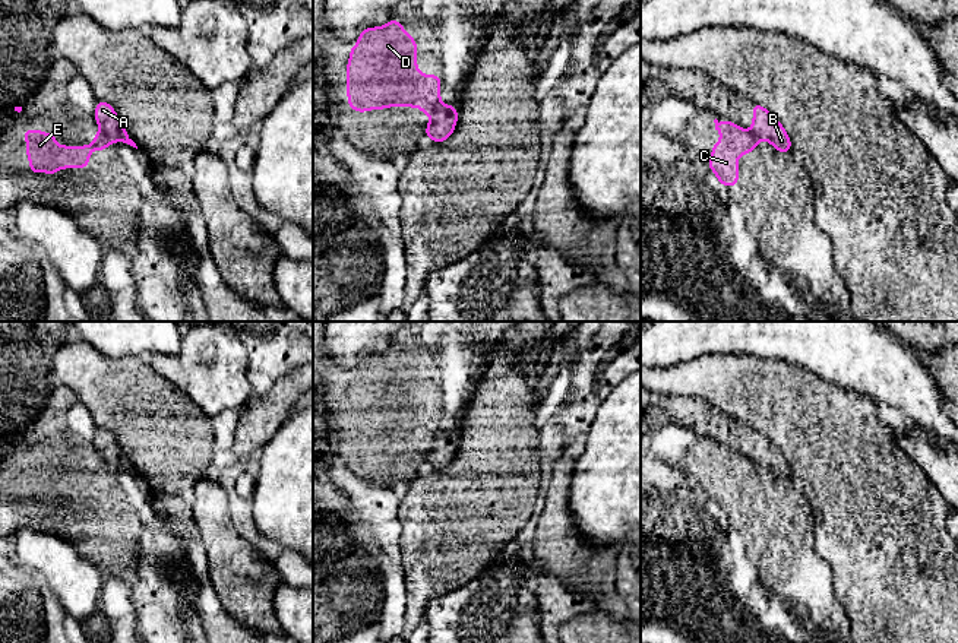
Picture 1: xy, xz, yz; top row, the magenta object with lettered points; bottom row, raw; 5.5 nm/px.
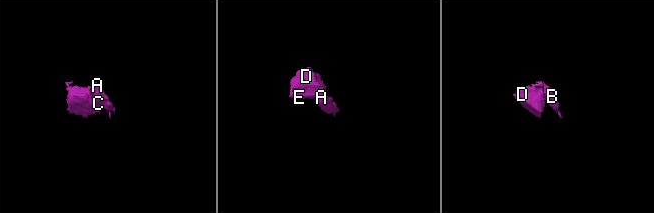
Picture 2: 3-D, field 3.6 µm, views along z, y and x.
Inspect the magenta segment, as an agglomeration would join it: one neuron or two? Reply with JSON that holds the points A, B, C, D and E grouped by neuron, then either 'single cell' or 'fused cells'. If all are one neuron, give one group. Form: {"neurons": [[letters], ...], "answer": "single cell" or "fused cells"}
{"neurons": [["A", "B"], ["C", "D", "E"]], "answer": "fused cells"}

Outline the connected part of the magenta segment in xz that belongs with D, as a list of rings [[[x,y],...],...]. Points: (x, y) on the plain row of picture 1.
[[[396,346],[366,355],[347,390],[347,418],[351,437],[417,434],[424,443],[440,433],[442,403],[417,397],[417,370]]]

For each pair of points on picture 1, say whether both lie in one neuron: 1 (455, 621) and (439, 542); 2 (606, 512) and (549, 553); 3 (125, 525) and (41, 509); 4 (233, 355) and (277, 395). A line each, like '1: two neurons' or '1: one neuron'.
1: two neurons
2: two neurons
3: one neuron
4: two neurons

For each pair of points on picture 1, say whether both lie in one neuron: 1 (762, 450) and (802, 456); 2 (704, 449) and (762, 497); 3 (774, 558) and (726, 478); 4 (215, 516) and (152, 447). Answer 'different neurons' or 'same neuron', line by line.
1: different neurons
2: same neuron
3: same neuron
4: different neurons

